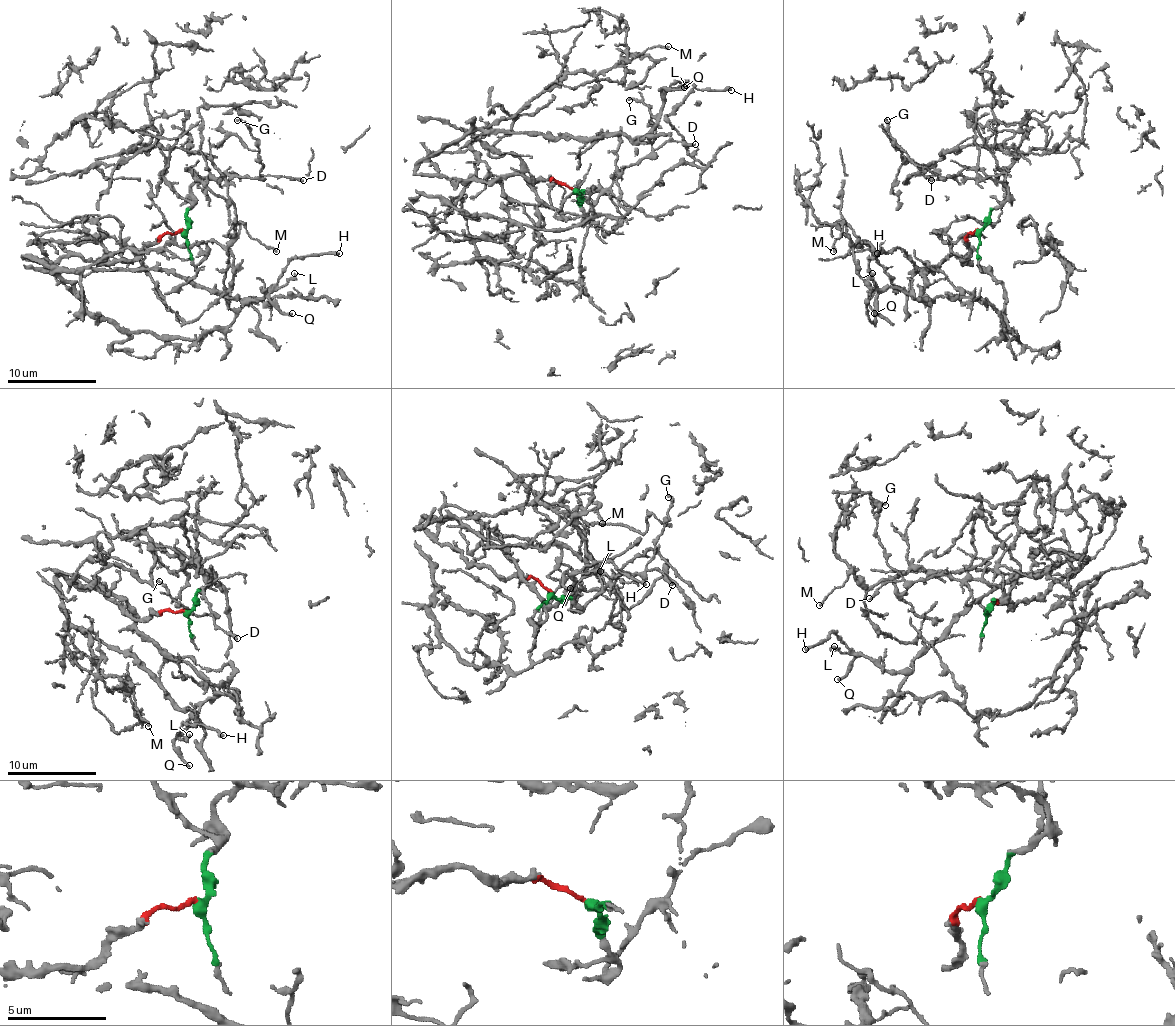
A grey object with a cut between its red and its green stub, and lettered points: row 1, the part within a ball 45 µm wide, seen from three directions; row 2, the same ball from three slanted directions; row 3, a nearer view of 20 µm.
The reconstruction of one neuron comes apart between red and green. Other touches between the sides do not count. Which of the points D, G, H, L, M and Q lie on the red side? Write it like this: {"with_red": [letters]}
{"with_red": ["H", "L", "M", "Q"]}

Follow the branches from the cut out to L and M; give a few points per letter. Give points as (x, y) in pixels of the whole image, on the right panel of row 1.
L: (977, 232), (968, 236), (968, 261), (945, 256), (916, 268), (925, 301), (876, 288), (872, 272)
M: (977, 232), (968, 261), (932, 268), (901, 247), (854, 245), (842, 227), (834, 252)

